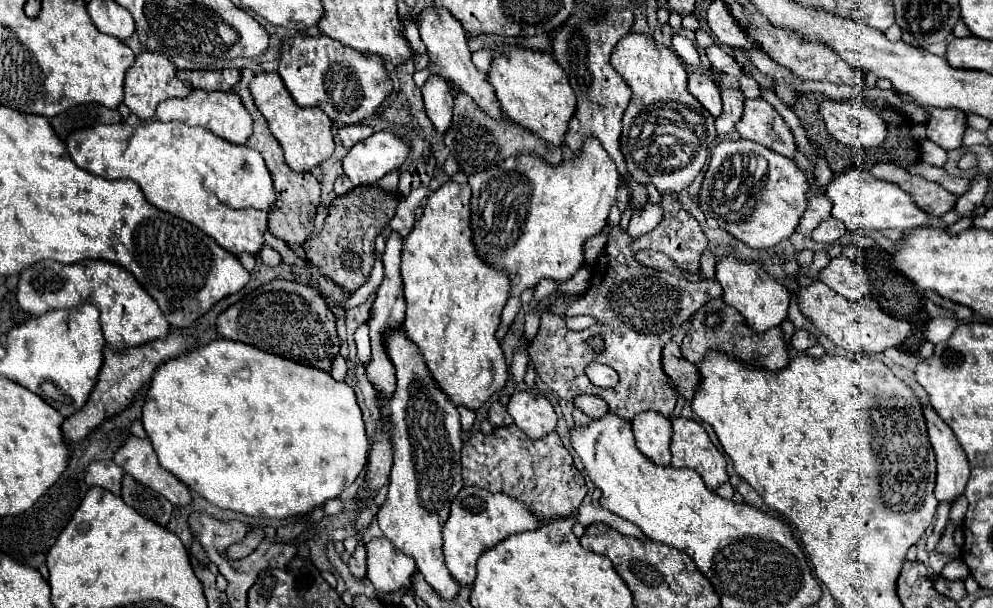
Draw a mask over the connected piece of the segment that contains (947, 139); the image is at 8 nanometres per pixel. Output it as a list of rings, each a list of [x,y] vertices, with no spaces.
[[[893,90],[903,101],[914,103],[931,113],[927,121],[927,139],[941,145],[943,149],[961,147],[963,133],[967,129],[967,113],[959,109],[939,109],[939,107],[924,107],[906,94]]]

